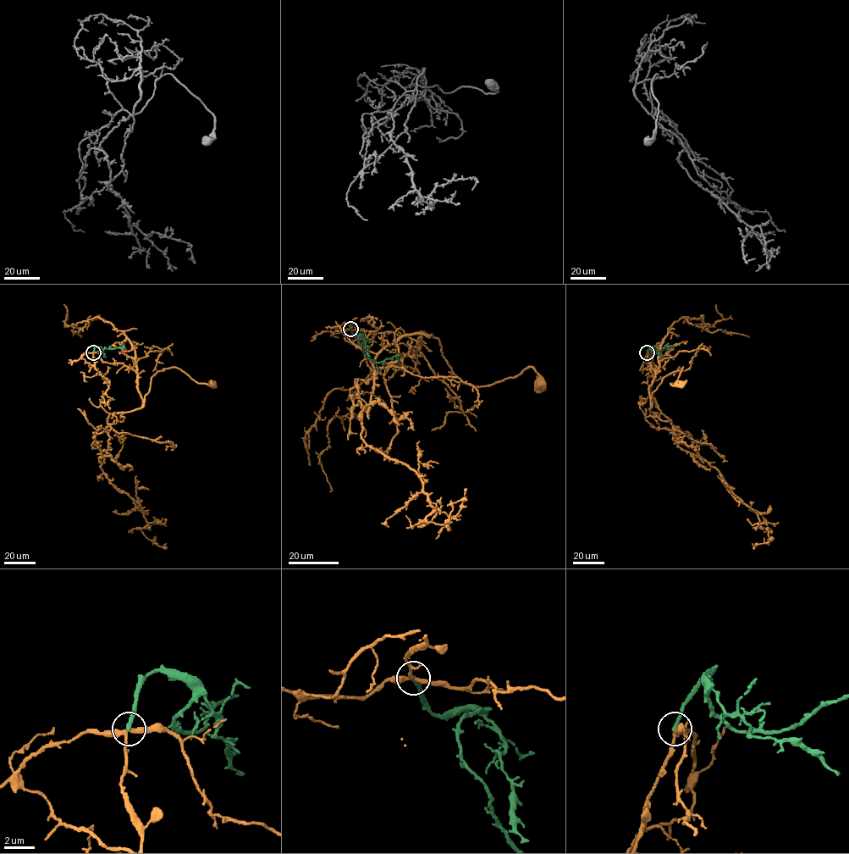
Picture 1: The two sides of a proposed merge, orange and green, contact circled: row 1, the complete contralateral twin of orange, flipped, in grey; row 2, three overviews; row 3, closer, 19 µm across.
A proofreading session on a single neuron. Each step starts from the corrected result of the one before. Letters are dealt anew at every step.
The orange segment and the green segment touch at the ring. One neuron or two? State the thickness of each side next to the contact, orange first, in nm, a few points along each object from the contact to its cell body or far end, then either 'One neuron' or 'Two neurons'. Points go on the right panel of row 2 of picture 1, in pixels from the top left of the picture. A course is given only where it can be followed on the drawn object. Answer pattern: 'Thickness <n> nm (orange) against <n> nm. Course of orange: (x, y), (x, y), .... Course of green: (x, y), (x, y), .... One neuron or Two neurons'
Thickness 240 nm (orange) against 280 nm. Course of orange: (647, 352), (655, 374), (651, 407), (663, 378), (683, 367), (670, 384), (680, 385). Course of green: (647, 352), (651, 346), (653, 352), (668, 349), (664, 347), (668, 343). Two neurons

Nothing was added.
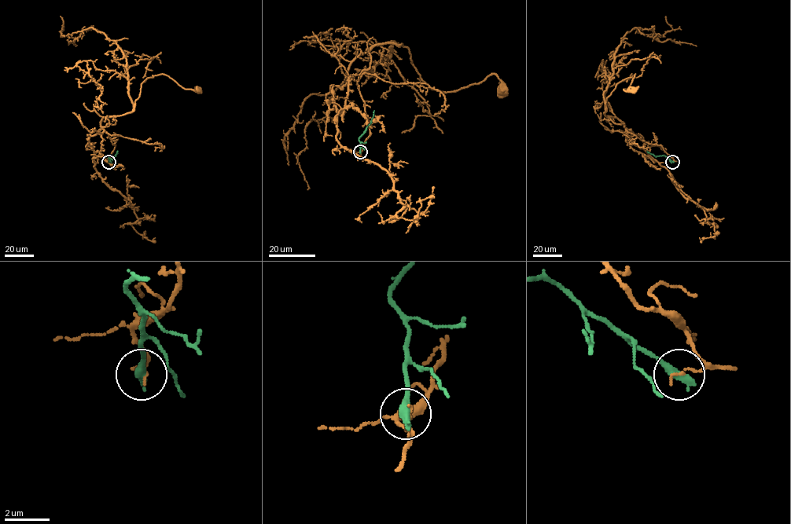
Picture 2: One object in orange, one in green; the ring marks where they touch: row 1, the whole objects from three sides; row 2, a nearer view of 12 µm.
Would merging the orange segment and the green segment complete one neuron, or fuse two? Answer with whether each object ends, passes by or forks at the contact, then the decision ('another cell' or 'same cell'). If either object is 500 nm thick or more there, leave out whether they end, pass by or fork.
orange ends | green ends | another cell

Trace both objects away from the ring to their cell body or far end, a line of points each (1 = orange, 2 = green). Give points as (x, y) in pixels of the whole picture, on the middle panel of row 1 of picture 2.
1: (360, 152), (370, 132), (347, 69), (376, 45), (406, 46), (433, 89), (454, 92), (492, 74), (502, 89)
2: (360, 152), (359, 137), (369, 124), (374, 110)

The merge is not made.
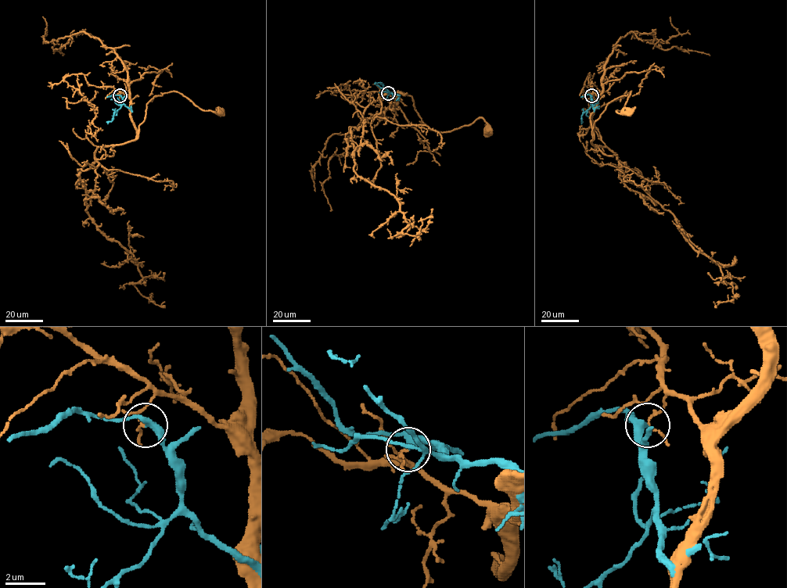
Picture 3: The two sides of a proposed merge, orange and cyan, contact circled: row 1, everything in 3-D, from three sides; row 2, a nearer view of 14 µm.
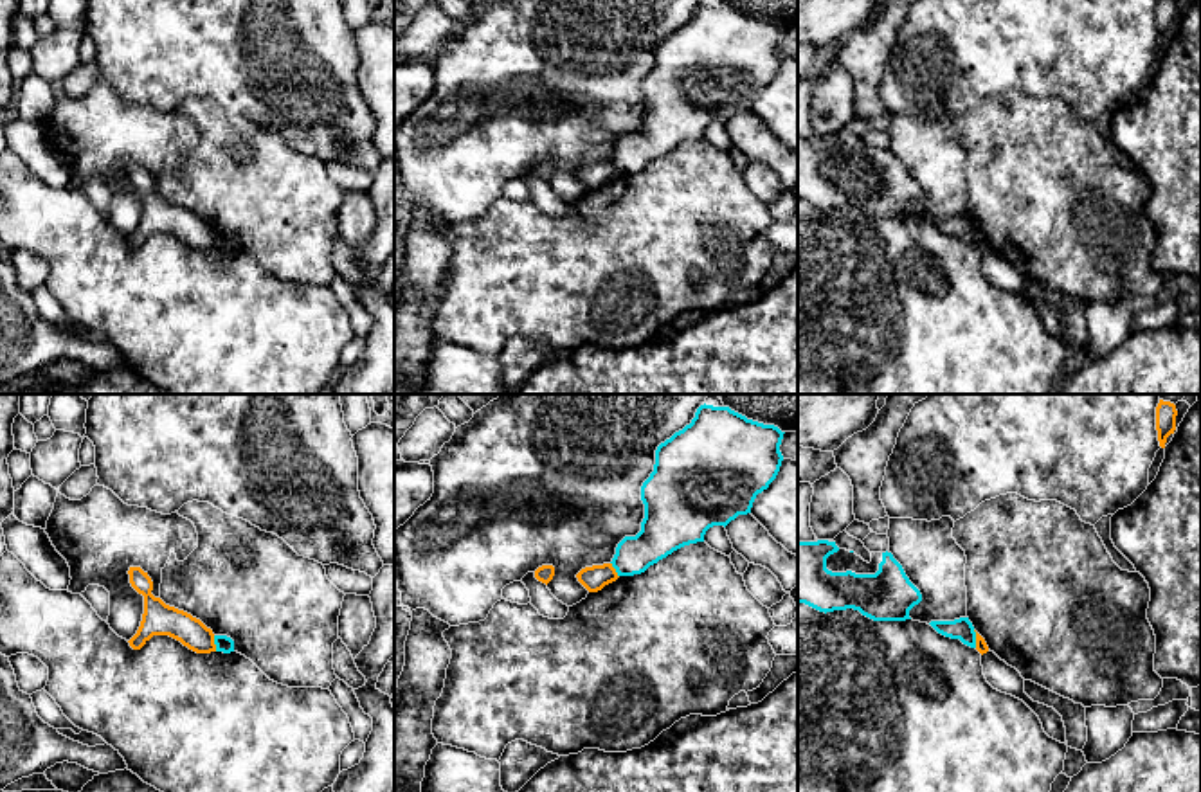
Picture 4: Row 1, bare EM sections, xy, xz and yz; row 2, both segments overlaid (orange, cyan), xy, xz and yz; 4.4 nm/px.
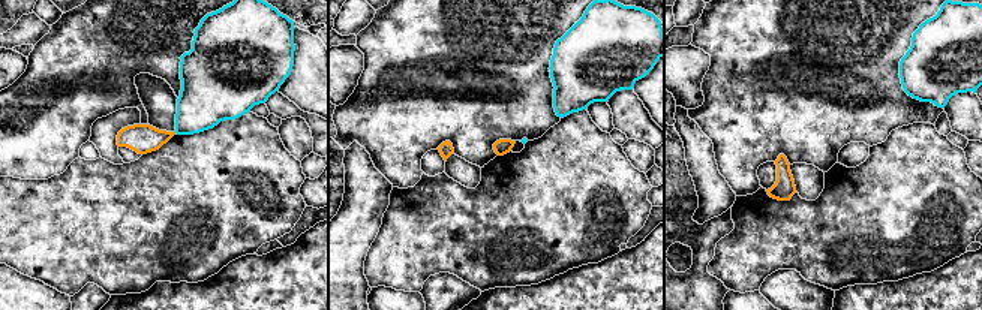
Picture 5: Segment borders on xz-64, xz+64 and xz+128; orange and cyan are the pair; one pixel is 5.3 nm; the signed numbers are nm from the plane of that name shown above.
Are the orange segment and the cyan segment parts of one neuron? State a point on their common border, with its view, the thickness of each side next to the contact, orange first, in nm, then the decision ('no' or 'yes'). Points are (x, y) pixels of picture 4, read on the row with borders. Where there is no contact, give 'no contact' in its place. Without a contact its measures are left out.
contact xy (213, 643); calibres 140 and 70 nm; no

